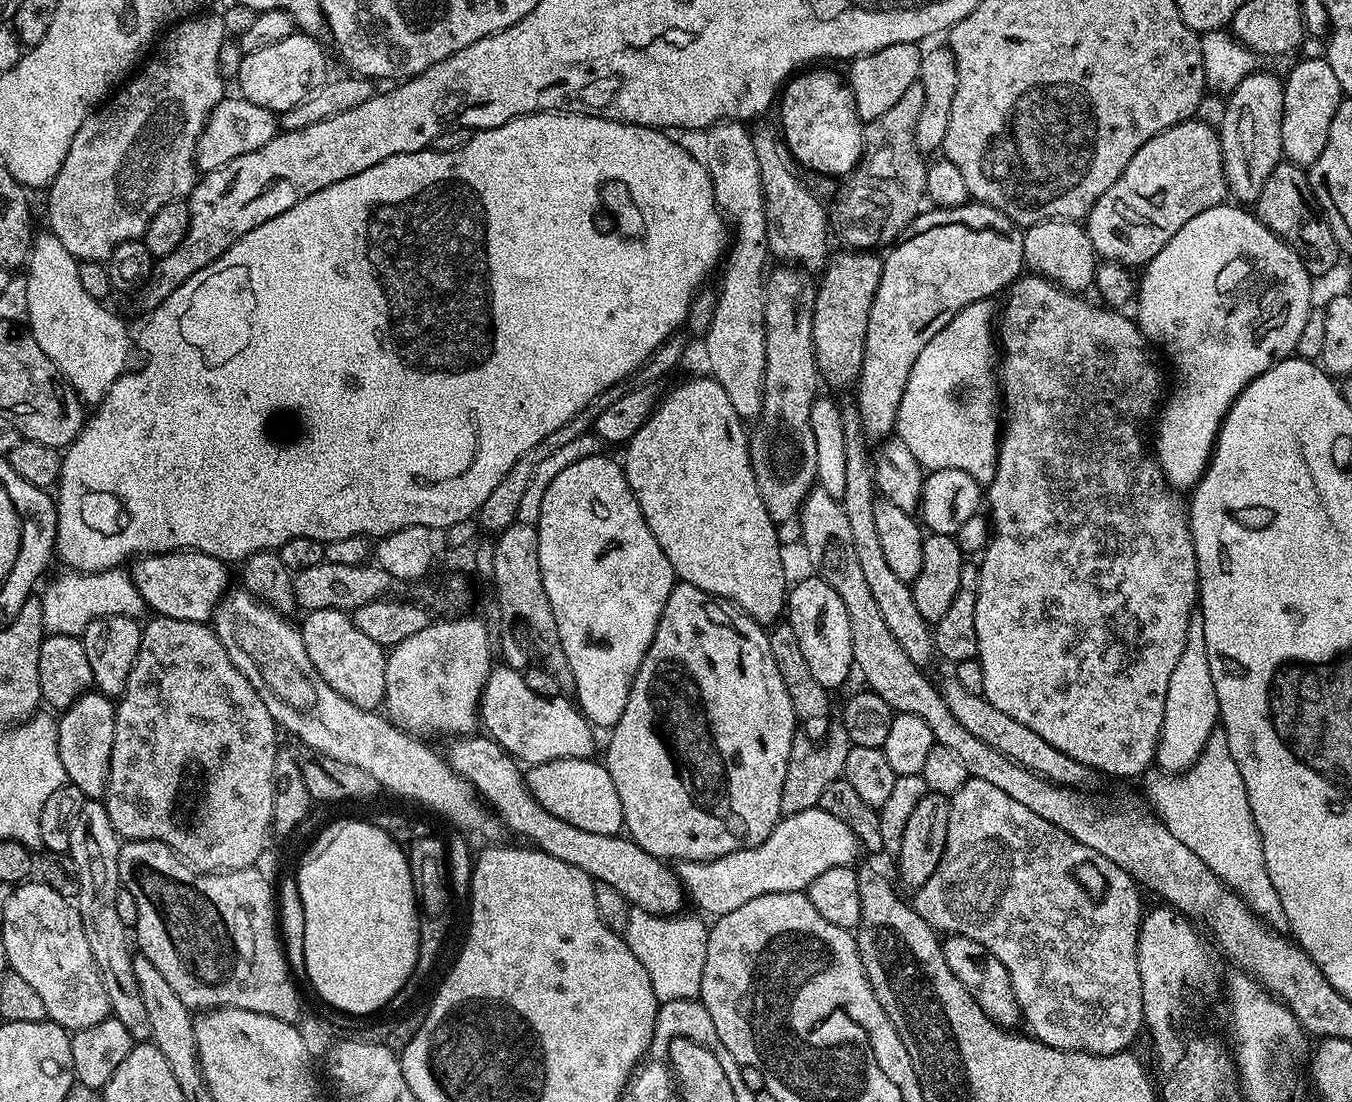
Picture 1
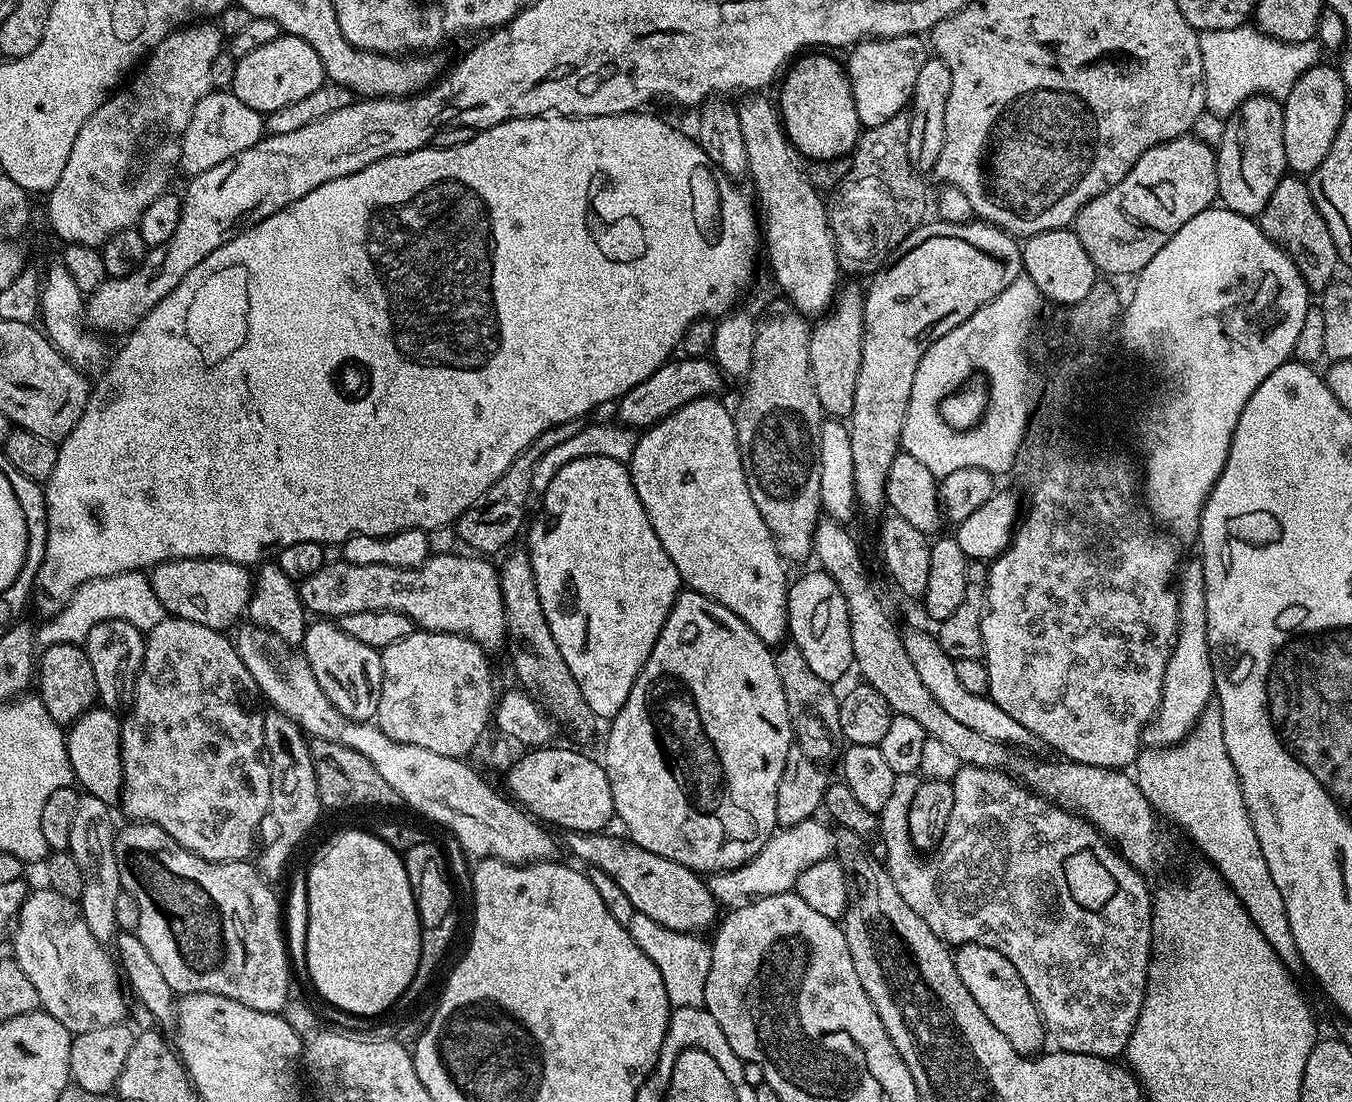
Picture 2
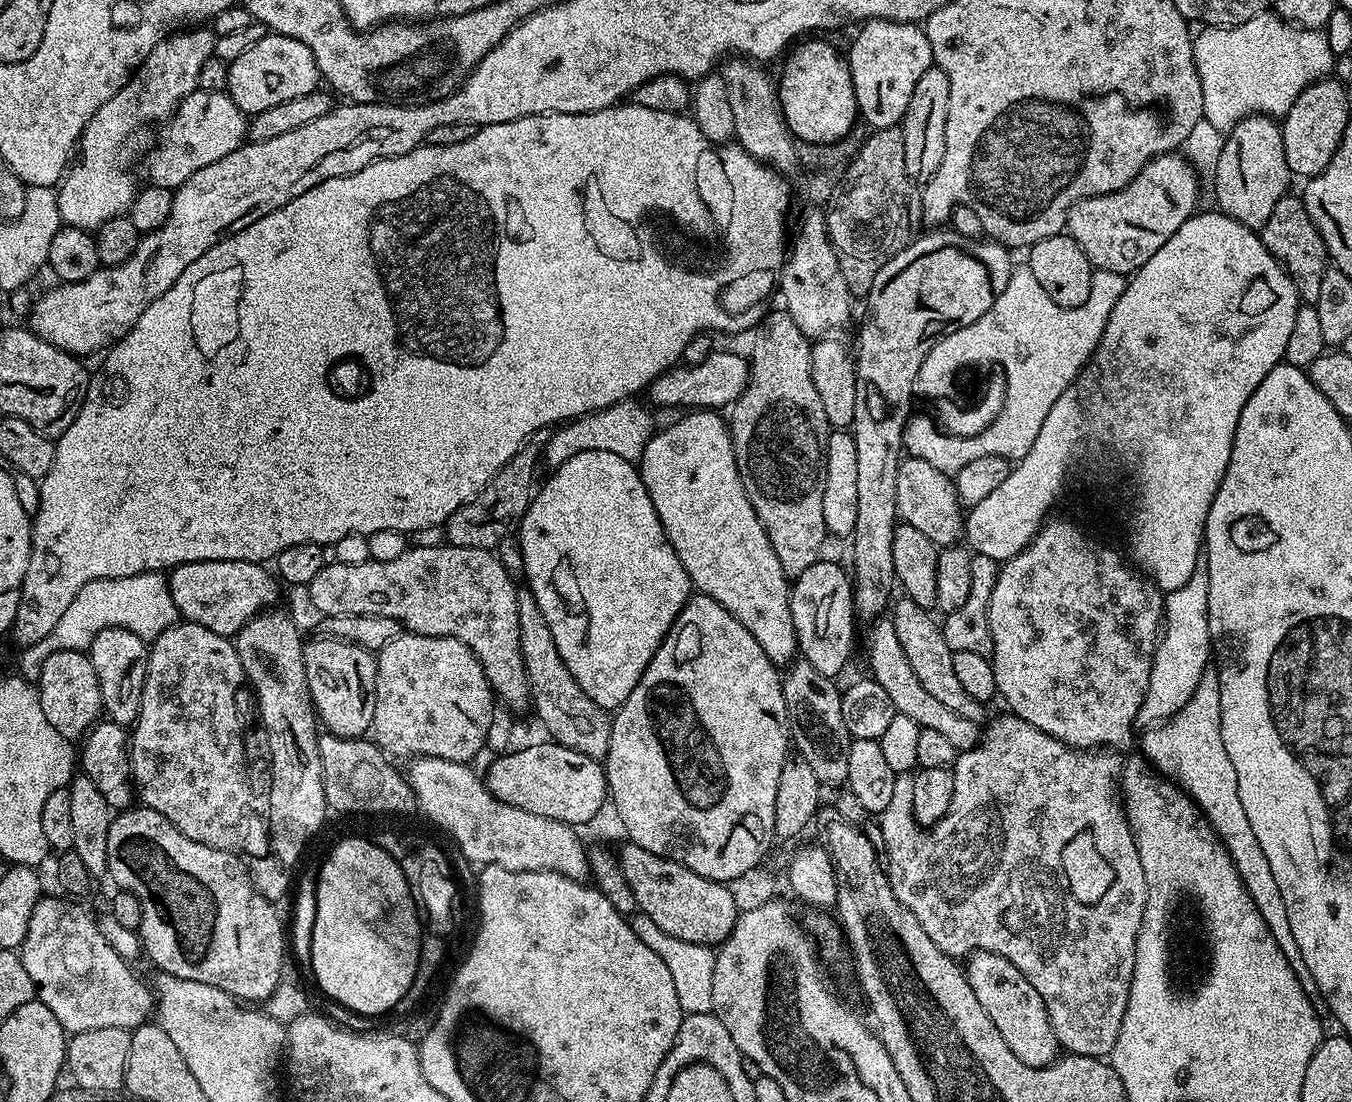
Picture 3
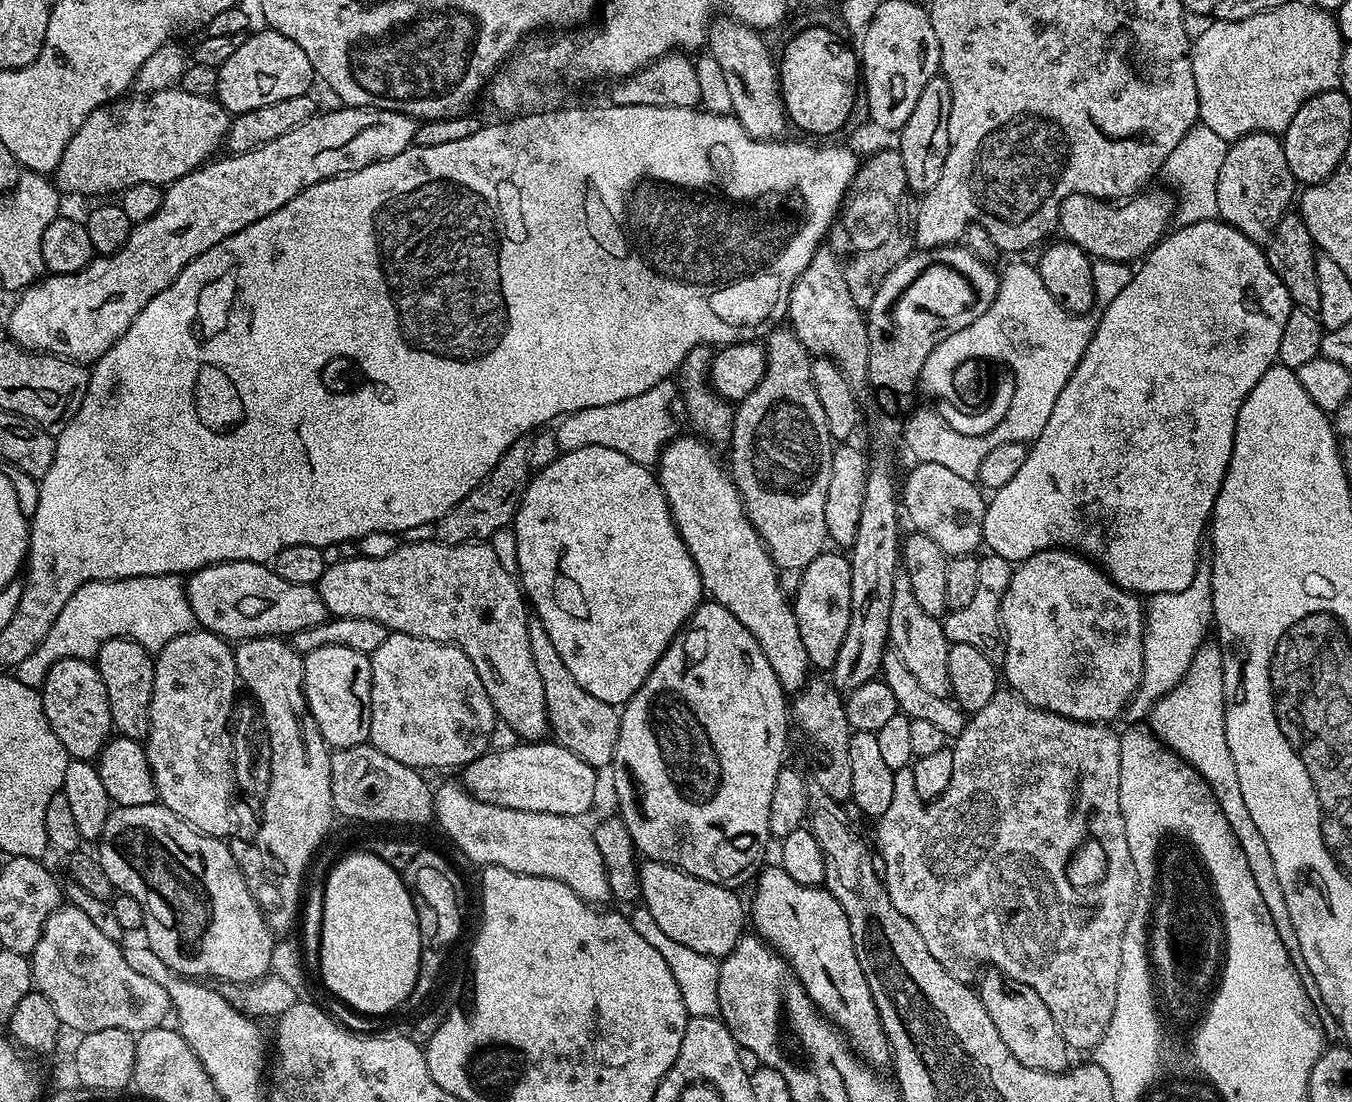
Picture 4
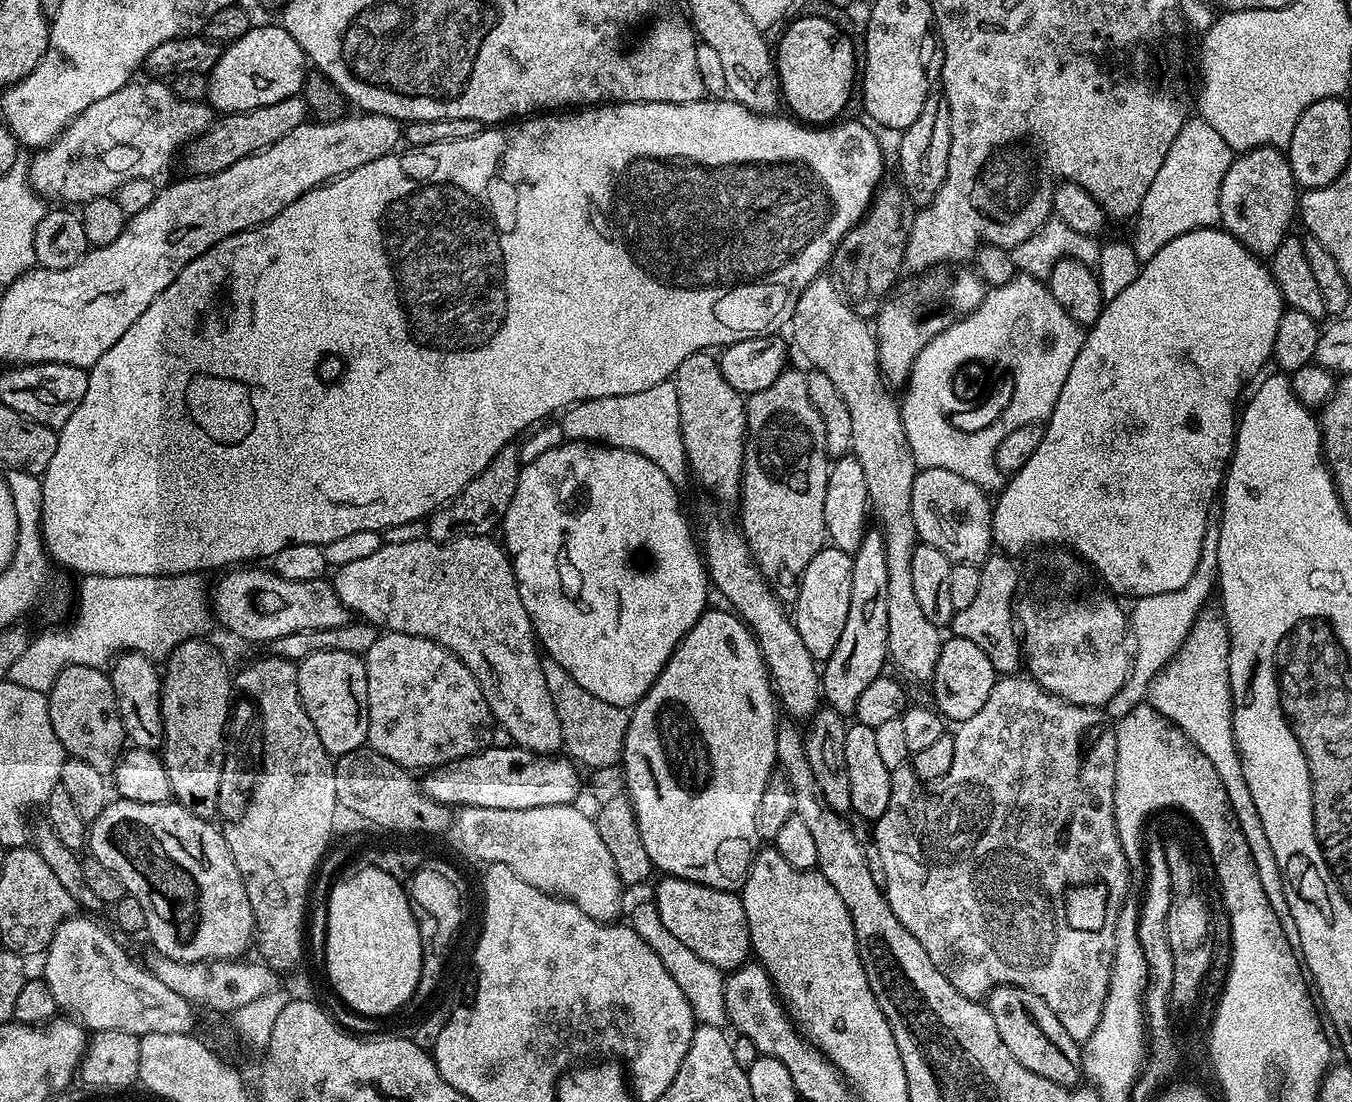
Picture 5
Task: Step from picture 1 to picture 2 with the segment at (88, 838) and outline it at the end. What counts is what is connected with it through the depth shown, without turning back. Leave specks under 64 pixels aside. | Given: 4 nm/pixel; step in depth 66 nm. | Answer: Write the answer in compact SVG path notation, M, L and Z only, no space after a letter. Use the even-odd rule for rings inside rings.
M81 794L78 806L74 809L74 827L70 829L70 846L74 862L78 862L78 870L82 870L82 894L78 901L80 912L84 915L86 926L90 926L90 934L101 942L115 941L118 935L114 918L114 902L118 902L118 894L122 891L118 874L118 858L114 854L117 825L112 825L113 809L102 798L94 798Z

